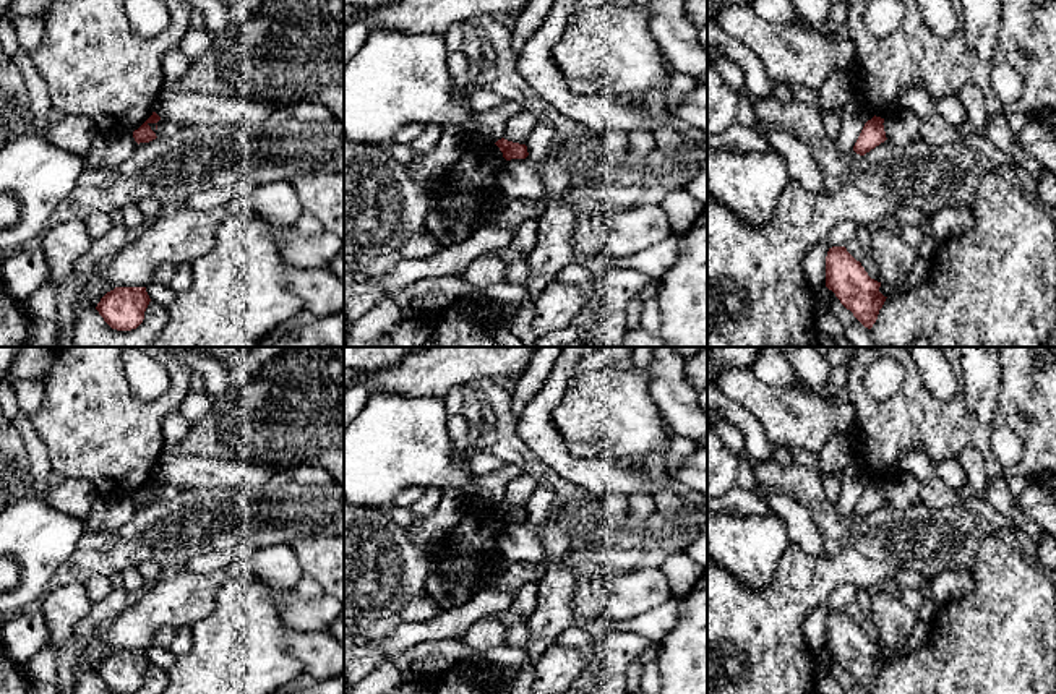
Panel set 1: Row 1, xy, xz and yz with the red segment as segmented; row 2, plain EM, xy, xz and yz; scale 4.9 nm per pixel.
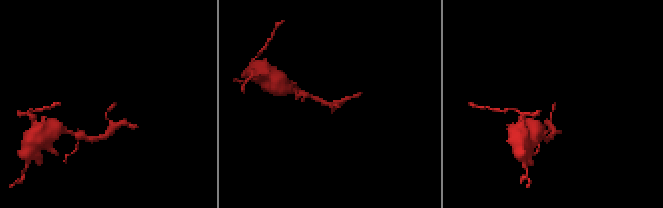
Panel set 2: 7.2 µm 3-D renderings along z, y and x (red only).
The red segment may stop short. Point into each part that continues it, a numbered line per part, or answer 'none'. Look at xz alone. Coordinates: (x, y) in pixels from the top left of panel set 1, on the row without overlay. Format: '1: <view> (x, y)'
none

